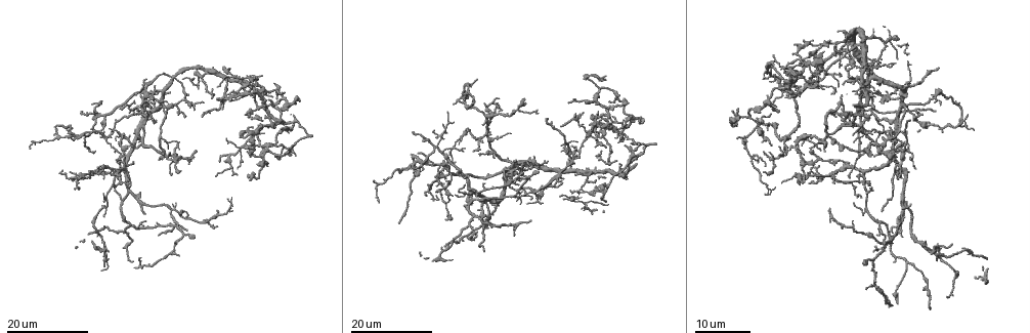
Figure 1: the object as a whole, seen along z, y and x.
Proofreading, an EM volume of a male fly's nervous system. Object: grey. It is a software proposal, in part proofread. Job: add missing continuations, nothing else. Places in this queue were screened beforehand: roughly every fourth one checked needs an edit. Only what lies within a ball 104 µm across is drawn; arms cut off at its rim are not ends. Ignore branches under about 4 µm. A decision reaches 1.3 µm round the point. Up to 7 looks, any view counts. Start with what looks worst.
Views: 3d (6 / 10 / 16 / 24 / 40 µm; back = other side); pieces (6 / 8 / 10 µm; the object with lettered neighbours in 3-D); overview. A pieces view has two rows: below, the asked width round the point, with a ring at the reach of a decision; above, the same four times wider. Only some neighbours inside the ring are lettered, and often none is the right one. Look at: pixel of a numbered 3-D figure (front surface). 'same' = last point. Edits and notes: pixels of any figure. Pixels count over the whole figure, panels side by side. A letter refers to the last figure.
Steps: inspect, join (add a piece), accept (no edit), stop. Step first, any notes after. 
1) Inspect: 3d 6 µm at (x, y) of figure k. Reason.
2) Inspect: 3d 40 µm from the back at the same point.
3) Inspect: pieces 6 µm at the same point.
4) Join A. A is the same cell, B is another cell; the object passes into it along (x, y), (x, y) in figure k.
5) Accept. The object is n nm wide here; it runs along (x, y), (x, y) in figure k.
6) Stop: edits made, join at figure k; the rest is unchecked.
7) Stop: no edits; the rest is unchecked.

Inspect: 3d 24 µm at (412, 131) of figure 1. Tapers out.

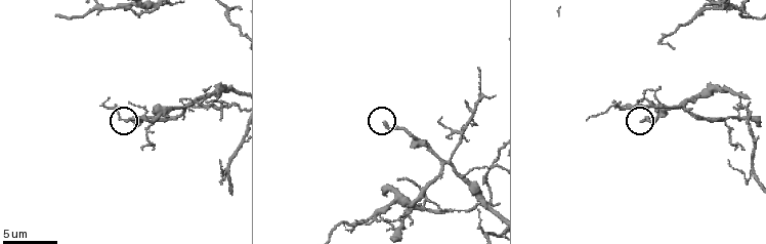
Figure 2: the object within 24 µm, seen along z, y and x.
Inspect: pieces 6 µm at (128, 121) of figure 2.

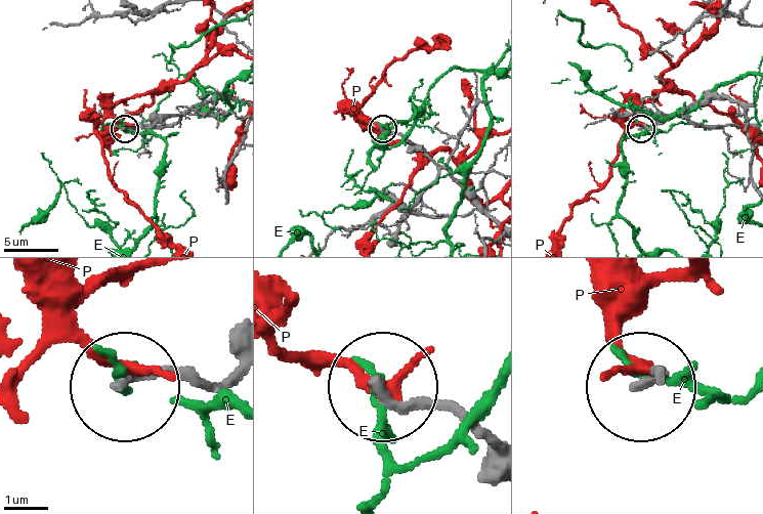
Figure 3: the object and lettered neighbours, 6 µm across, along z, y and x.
Accept. E and P are other cells; it runs along (485, 442), (386, 387) in figure 3; no lettered piece goes on from it.

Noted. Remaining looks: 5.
Inspect: 3d 16 µm at (856, 95) of figure 1. Branch stops here.

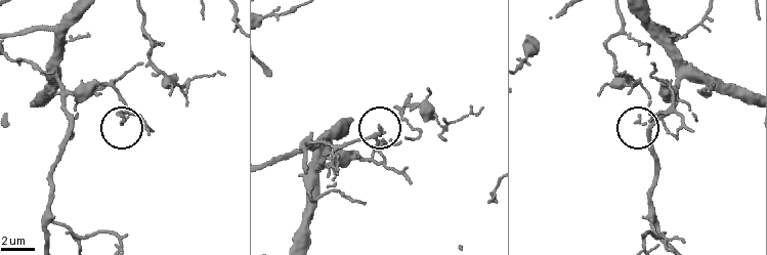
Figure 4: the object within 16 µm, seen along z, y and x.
Inspect: pieces 8 µm at (120, 120) of figure 4. See the neighbours.

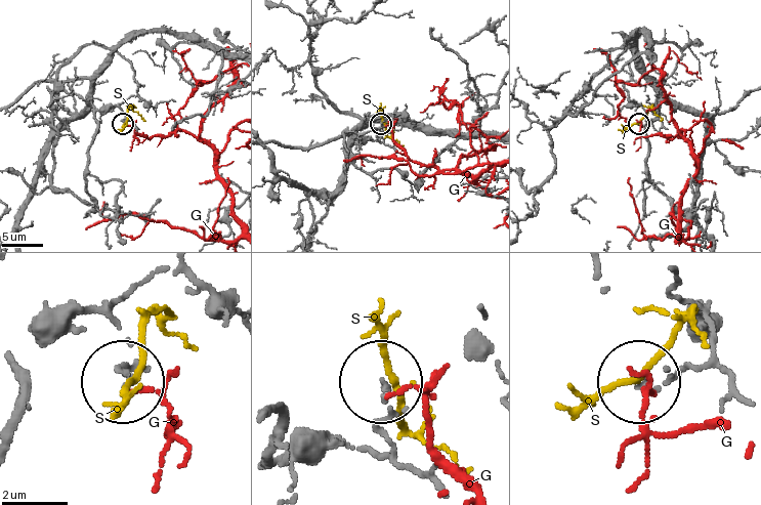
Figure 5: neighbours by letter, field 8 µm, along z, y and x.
Accept. G and S are other cells; none of them fits.

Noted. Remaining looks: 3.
Inspect: 3d 24 µm at (104, 270) of figure 1. Thin end.

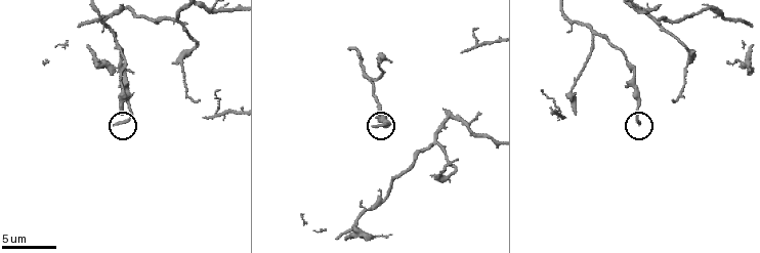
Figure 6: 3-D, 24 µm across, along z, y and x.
Inspect: pieces 10 µm at (376, 127) of figure 6.

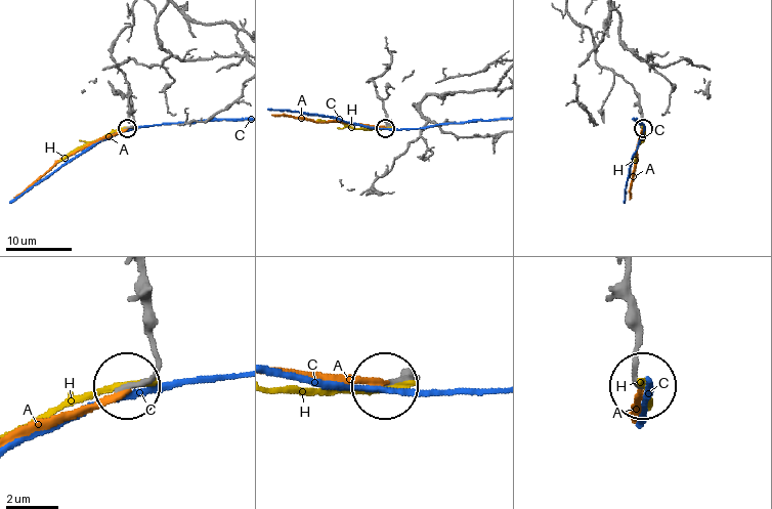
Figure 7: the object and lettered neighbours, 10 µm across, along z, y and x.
Accept. The object is 170 nm wide here; A, C and H are other cells; it runs along (142, 279), (142, 317), (156, 365), (131, 384) in figure 7; none of them fits.

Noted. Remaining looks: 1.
Inspect: pieces 8 µm at (119, 112) of figure 6. An open end.

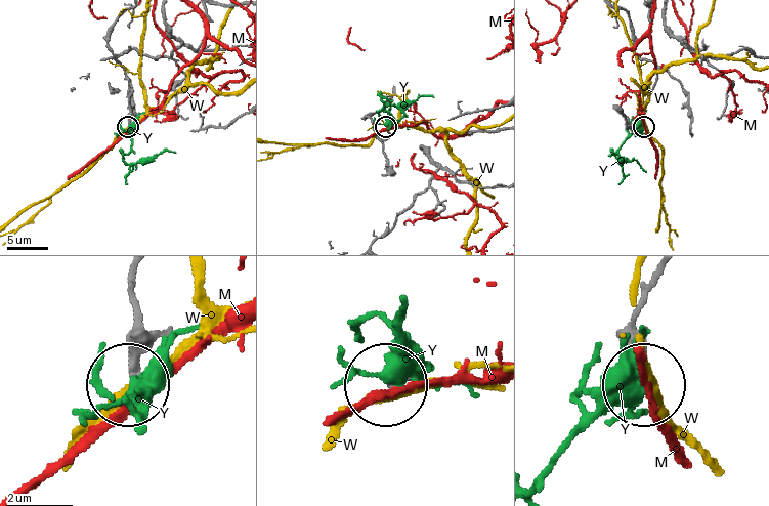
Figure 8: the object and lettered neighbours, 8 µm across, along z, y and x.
Accept. M, W and Y are other cells; no lettered piece goes on from it.

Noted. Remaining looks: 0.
Stop: no edits; the rest is unchecked.

